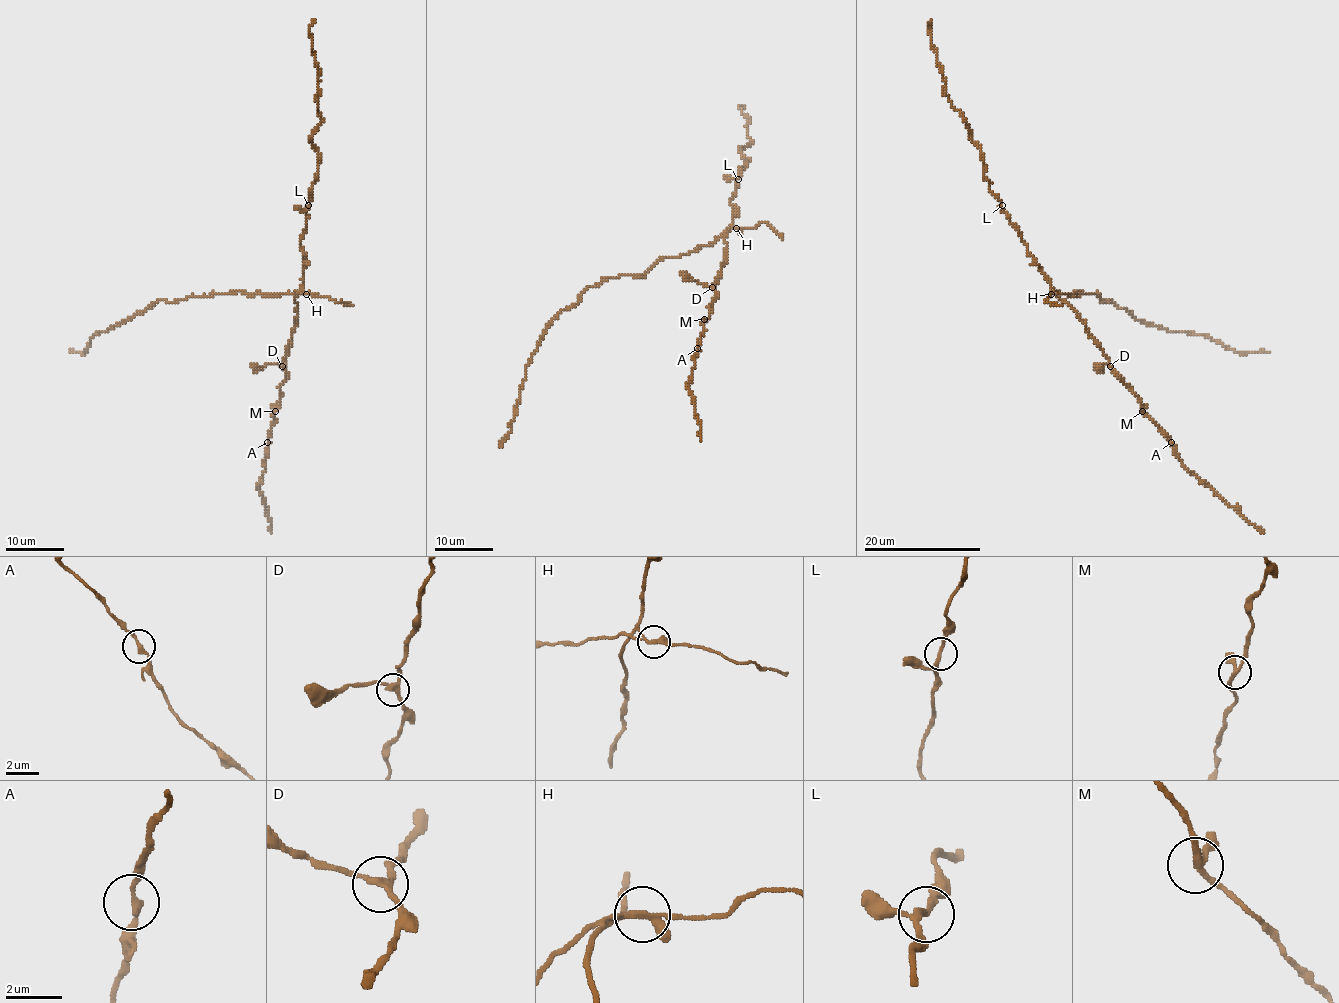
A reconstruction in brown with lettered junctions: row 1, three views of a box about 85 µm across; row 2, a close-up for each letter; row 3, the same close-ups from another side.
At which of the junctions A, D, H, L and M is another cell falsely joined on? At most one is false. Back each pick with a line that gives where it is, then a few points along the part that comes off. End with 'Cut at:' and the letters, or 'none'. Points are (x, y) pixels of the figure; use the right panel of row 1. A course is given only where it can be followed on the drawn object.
H: at (1051, 294); foreign part runs (1051, 294), (1096, 293), (1101, 300), (1111, 300), (1140, 321), (1164, 329), (1206, 335), (1241, 353), (1269, 353)
Cut at: H

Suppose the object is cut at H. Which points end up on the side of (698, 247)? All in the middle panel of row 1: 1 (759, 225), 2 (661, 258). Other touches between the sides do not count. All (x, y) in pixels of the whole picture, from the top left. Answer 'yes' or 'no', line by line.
1: yes
2: yes

